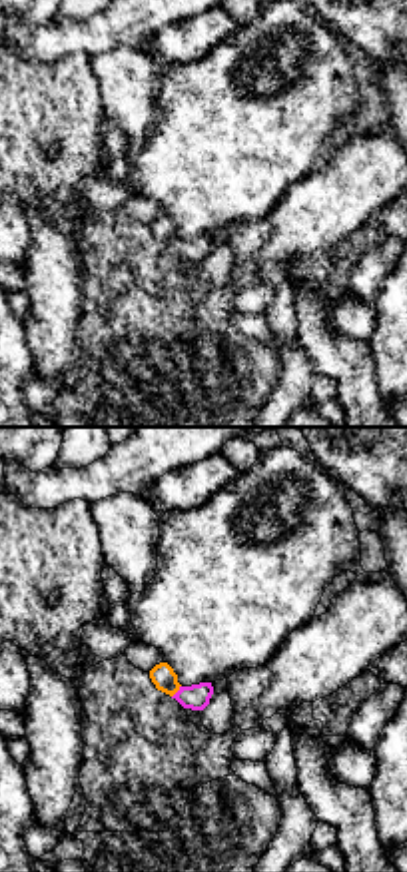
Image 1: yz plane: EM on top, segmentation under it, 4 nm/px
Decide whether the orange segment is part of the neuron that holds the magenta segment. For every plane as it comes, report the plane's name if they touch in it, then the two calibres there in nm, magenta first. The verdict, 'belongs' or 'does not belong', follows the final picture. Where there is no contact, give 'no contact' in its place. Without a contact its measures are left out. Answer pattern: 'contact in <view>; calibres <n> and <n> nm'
contact in yz; calibres 110 and 100 nm

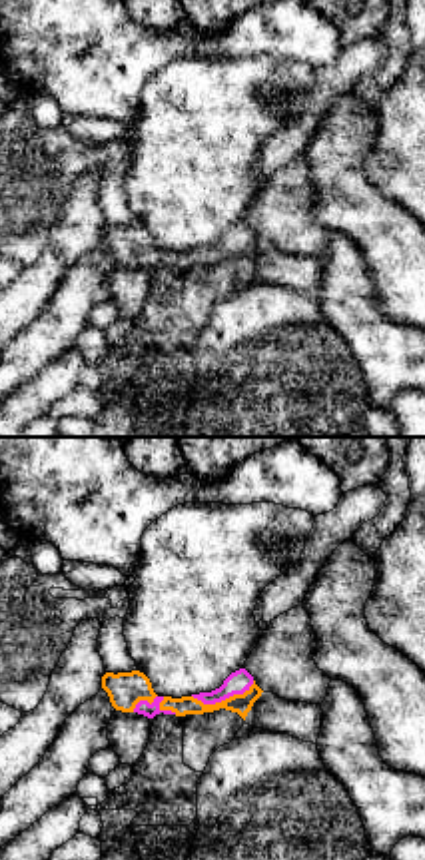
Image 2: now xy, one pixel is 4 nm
contact in xy; calibres 90 and 80 nm

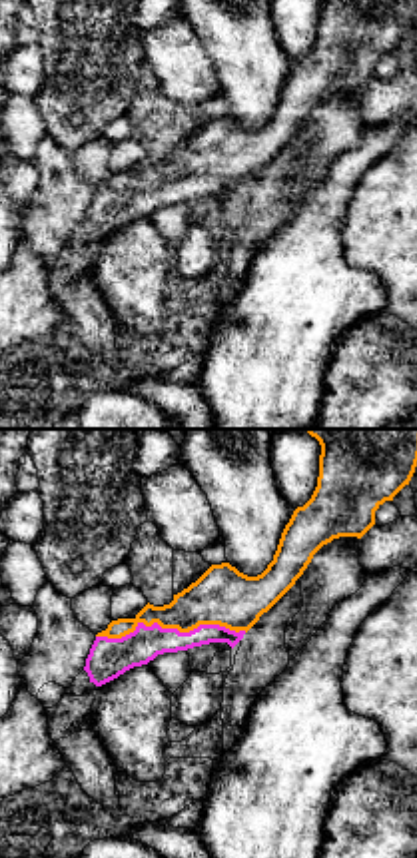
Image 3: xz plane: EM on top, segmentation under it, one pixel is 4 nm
contact in xz; calibres 140 and 240 nm

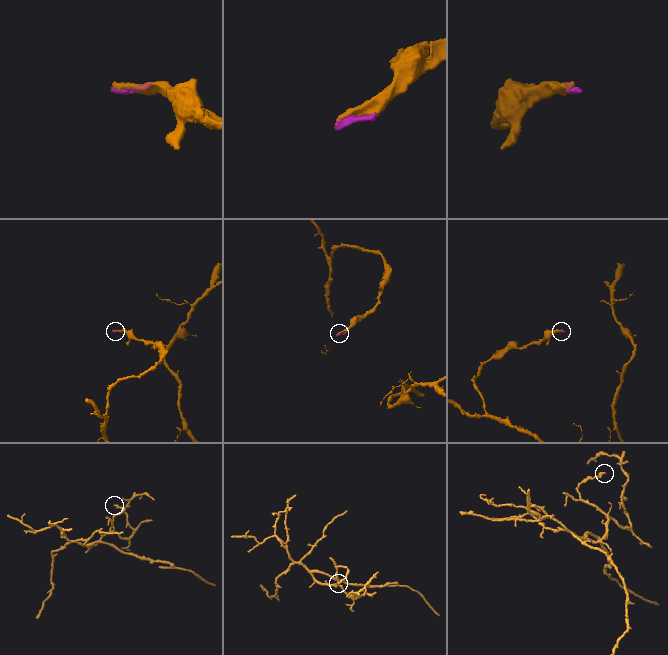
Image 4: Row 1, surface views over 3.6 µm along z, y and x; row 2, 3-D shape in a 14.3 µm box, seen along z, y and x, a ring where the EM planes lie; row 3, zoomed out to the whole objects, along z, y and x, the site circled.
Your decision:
belongs

